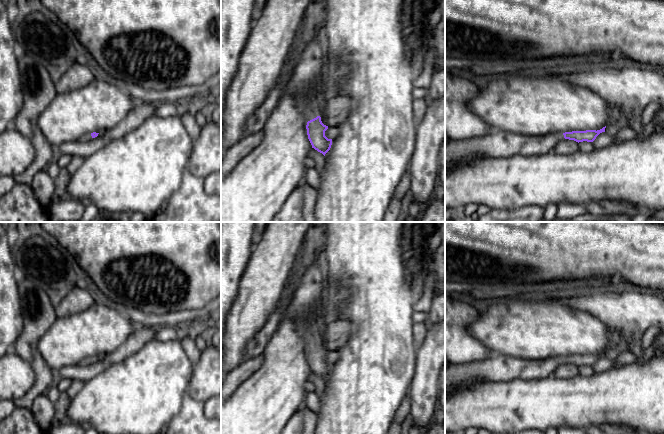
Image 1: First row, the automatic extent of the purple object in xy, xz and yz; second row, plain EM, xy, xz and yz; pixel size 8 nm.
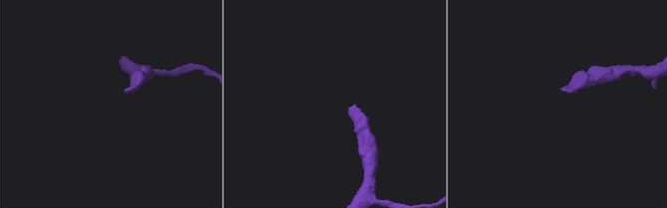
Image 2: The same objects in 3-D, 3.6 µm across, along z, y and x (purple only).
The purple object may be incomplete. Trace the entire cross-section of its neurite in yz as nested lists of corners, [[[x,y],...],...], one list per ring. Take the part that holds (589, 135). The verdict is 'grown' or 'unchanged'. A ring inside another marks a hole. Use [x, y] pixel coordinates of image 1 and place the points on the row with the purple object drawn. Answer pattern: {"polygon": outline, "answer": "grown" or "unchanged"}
{"polygon": [[[605,127],[600,130],[572,131],[563,134],[546,134],[540,136],[521,135],[502,130],[494,130],[491,133],[479,138],[469,140],[449,140],[445,146],[445,172],[459,166],[462,163],[468,163],[480,157],[508,158],[514,155],[532,156],[545,154],[552,151],[555,145],[563,139],[574,140],[576,142],[593,142],[596,137],[605,132]]], "answer": "grown"}

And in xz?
{"polygon": [[[319,34],[316,35],[305,47],[293,70],[292,75],[286,82],[284,92],[290,95],[297,95],[304,100],[305,106],[303,112],[307,116],[308,121],[306,125],[308,139],[312,145],[312,148],[314,148],[325,156],[325,154],[331,148],[332,139],[328,139],[325,136],[325,131],[328,129],[328,126],[322,123],[321,117],[319,116],[321,108],[327,101],[322,78],[324,55],[325,49],[323,37],[322,34]]], "answer": "grown"}

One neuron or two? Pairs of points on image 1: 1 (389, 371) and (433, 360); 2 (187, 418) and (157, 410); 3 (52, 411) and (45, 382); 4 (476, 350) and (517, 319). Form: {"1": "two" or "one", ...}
{"1": "two", "2": "two", "3": "two", "4": "two"}

